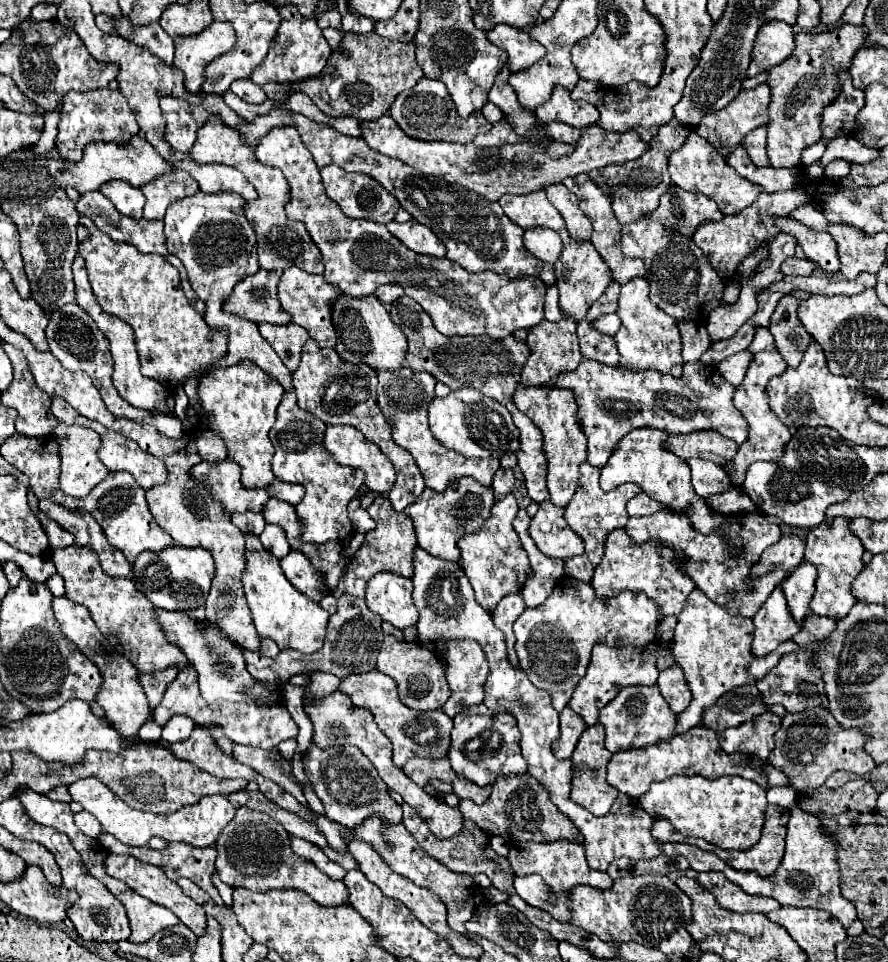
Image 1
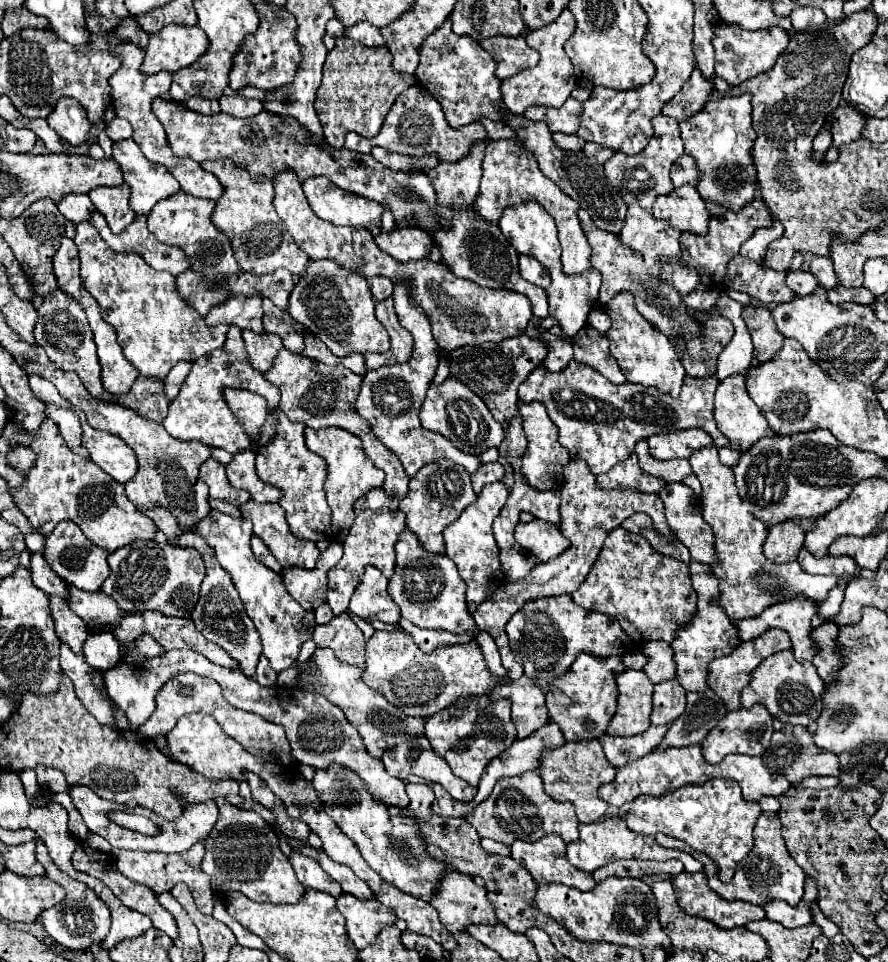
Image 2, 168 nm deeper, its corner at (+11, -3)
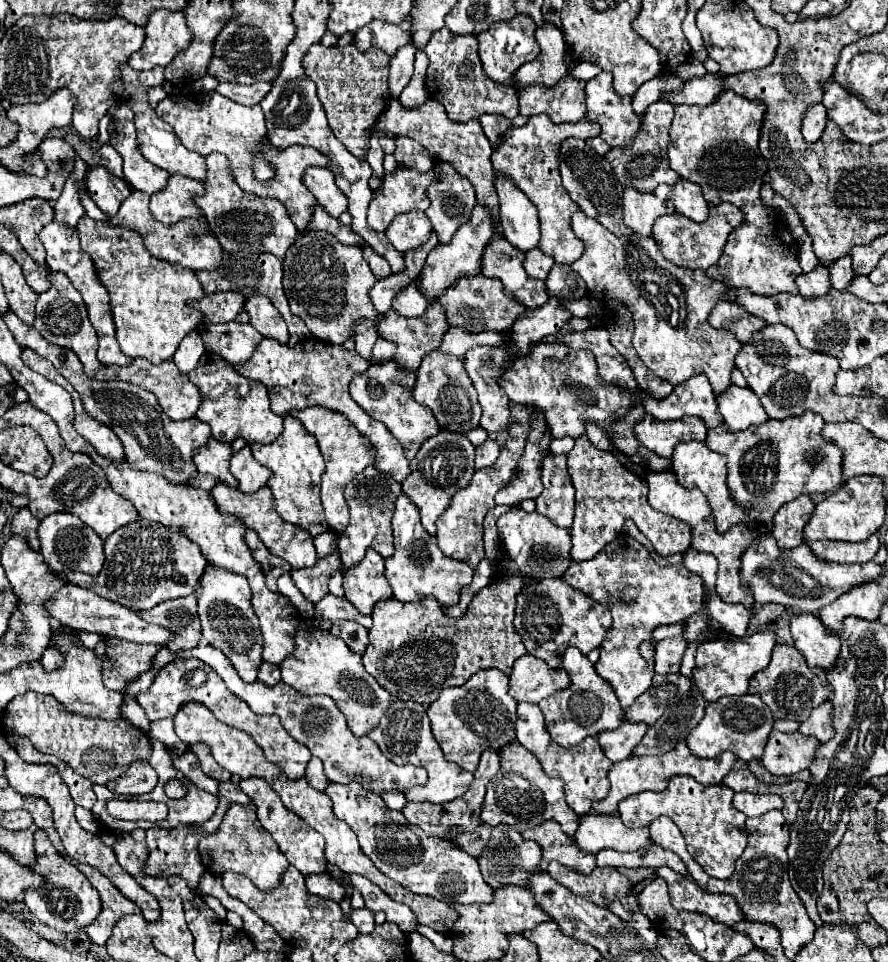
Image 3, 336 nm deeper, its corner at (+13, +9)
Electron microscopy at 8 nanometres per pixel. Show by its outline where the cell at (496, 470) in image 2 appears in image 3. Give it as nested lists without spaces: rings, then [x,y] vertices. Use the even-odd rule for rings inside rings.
[[[487,439],[481,447],[477,447],[477,457],[475,457],[475,469],[483,469],[483,467],[491,467],[495,463],[495,459],[499,457],[499,445],[491,439]]]

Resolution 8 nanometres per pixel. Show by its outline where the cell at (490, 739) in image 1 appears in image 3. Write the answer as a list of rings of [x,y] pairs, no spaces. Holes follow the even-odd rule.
[[[483,669],[465,685],[441,691],[439,699],[427,709],[427,715],[445,759],[473,773],[485,749],[501,749],[515,737],[517,703],[509,697],[509,677],[495,669]]]

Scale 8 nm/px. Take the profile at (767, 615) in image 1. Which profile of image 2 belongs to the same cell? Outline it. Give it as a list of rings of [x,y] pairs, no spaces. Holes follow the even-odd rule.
[[[769,629],[769,631],[765,631],[765,635],[749,641],[749,643],[737,645],[735,651],[731,651],[729,655],[725,655],[725,657],[715,659],[713,663],[709,663],[709,679],[707,679],[709,689],[715,691],[723,699],[723,703],[725,703],[725,707],[729,711],[739,709],[741,707],[741,689],[749,683],[751,673],[757,669],[757,665],[765,657],[769,657],[769,655],[773,655],[777,651],[783,651],[783,649],[791,649],[791,639],[781,629]]]

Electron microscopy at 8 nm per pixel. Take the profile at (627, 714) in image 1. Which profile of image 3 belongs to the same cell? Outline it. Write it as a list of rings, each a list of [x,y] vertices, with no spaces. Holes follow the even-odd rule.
[[[619,533],[617,539],[605,545],[603,551],[599,551],[593,559],[571,563],[563,579],[571,587],[581,589],[585,595],[607,607],[613,615],[613,625],[607,631],[605,641],[601,643],[601,657],[595,663],[595,669],[605,681],[613,685],[625,711],[627,705],[635,703],[635,699],[643,695],[643,691],[647,691],[655,675],[653,663],[647,663],[639,655],[637,645],[649,639],[655,627],[679,623],[699,611],[703,603],[703,583],[695,573],[687,571],[683,563],[667,567],[657,565],[651,559],[651,553],[627,533]],[[623,581],[627,581],[627,587],[631,587],[631,591],[635,591],[635,599],[631,599],[631,603],[623,603],[617,595],[611,595],[611,587]]]

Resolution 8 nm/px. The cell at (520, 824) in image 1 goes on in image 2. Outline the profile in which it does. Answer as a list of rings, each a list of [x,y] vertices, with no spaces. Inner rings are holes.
[[[535,771],[499,779],[489,799],[481,803],[481,807],[473,809],[473,813],[469,815],[469,823],[481,837],[489,837],[503,845],[511,845],[517,839],[537,841],[549,833],[561,835],[565,843],[573,843],[579,839],[579,821],[575,817],[573,805],[569,801],[553,801],[549,795],[545,795],[541,787],[541,777]]]

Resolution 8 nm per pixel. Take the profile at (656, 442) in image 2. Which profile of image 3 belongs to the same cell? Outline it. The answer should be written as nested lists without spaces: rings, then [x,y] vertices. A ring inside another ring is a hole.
[[[645,415],[645,419],[635,427],[635,437],[659,457],[671,457],[679,441],[703,441],[707,437],[707,429],[697,417],[687,417],[683,421],[655,421],[651,415]]]

